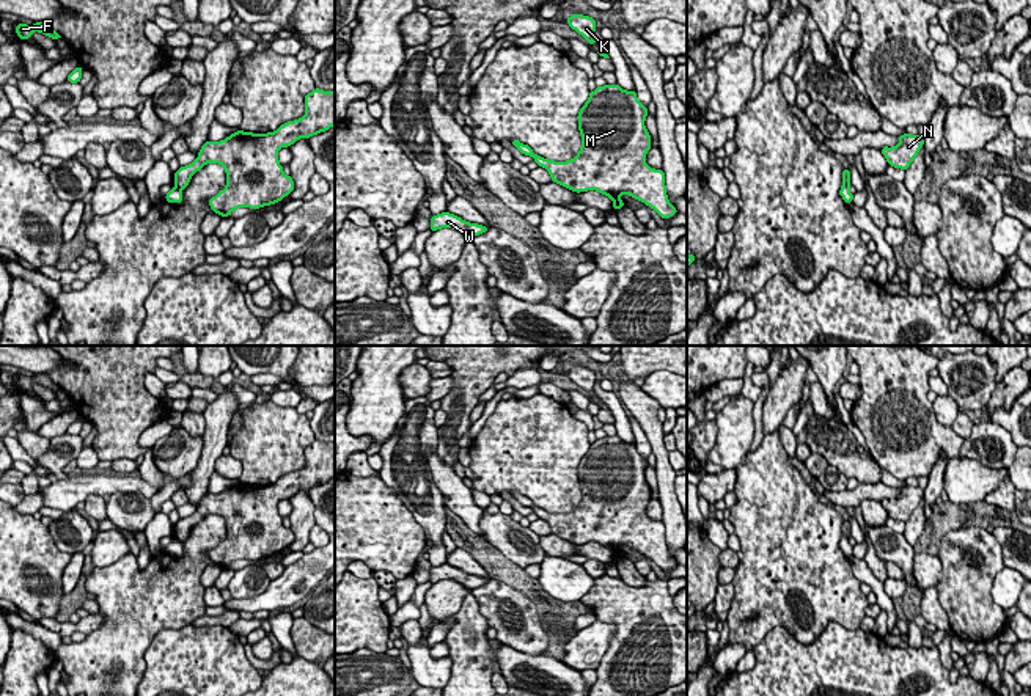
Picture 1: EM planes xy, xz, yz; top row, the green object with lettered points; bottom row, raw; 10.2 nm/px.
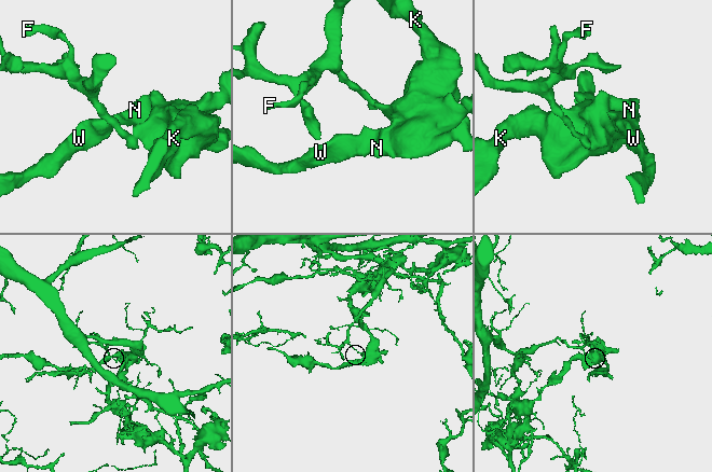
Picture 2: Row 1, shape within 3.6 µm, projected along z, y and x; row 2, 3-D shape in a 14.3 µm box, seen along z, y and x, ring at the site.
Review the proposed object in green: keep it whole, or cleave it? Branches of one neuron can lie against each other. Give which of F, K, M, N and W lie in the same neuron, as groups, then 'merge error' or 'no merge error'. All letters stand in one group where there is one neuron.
F / K M N W; merge error

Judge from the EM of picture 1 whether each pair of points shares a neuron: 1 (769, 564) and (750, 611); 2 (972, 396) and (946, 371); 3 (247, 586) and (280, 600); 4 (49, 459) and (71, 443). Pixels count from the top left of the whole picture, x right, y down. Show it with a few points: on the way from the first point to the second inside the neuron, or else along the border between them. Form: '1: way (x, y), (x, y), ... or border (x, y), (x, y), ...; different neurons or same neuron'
1: way (769, 575), (769, 591), (761, 600); same neuron
2: way (967, 390), (953, 376); same neuron
3: border (271, 580), (261, 593), (233, 599); different neurons
4: way (54, 459), (66, 446); same neuron

